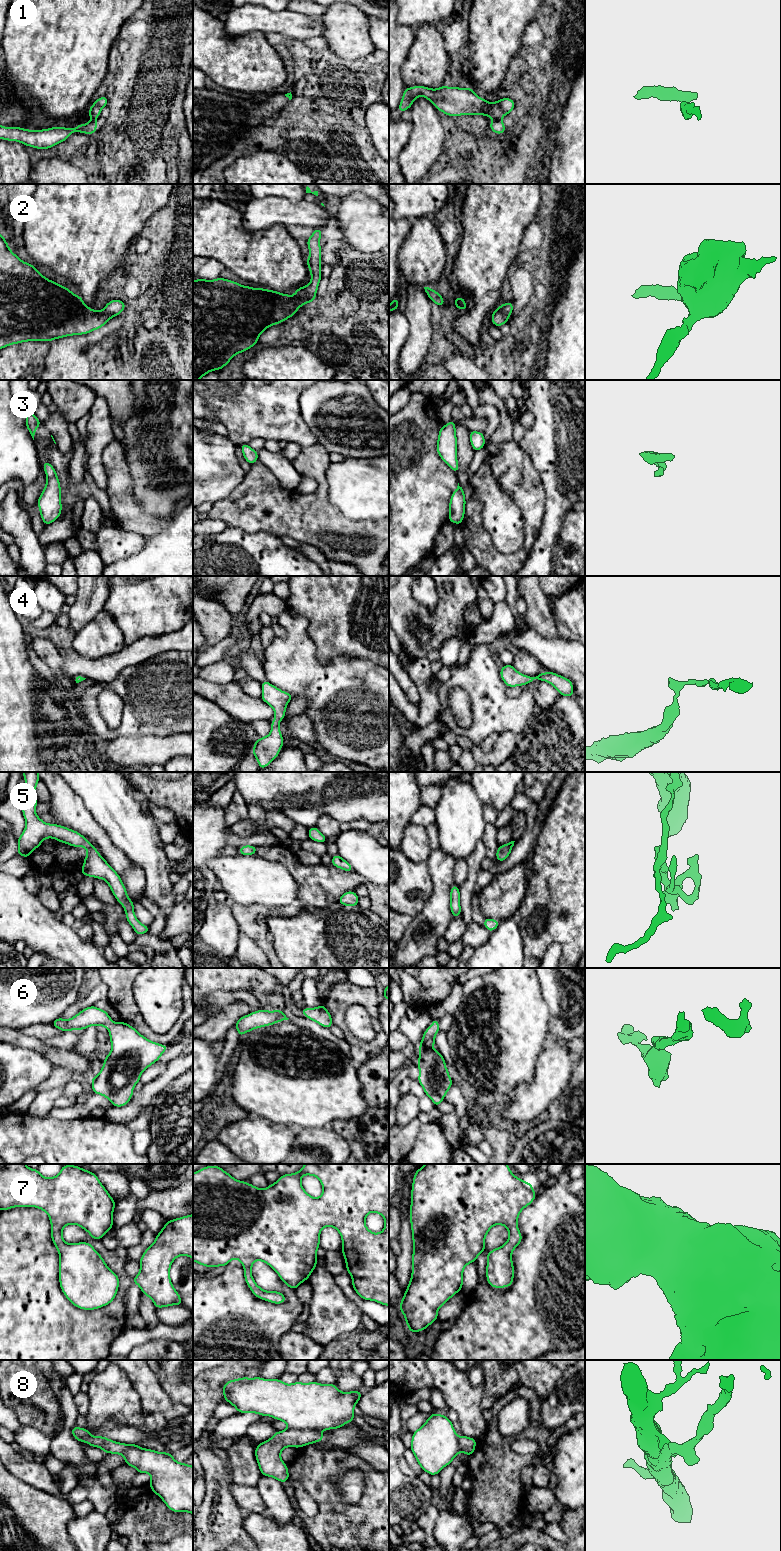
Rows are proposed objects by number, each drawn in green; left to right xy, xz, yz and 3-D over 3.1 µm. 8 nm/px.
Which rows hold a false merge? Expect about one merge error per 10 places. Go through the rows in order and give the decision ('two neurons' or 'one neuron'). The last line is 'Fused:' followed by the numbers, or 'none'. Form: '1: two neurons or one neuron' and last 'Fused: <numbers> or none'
1: two neurons
2: one neuron
3: one neuron
4: one neuron
5: one neuron
6: one neuron
7: one neuron
8: two neurons
Fused: 1, 8

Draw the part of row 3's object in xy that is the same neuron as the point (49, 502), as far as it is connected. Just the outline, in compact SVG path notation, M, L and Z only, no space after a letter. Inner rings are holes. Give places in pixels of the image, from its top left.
M48 462L43 463L46 472L46 486L36 505L40 509L40 516L45 525L49 525L60 517L62 512L61 487L54 467Z

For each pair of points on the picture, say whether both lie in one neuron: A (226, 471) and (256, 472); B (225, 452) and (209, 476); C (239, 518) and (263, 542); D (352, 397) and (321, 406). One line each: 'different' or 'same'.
A: different
B: same
C: different
D: same

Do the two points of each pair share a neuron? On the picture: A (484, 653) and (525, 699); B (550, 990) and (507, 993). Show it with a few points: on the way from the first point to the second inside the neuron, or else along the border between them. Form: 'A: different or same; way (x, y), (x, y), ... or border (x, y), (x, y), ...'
A: same; way (484, 670), (484, 679), (508, 702)
B: different; border (537, 978), (549, 1013)

